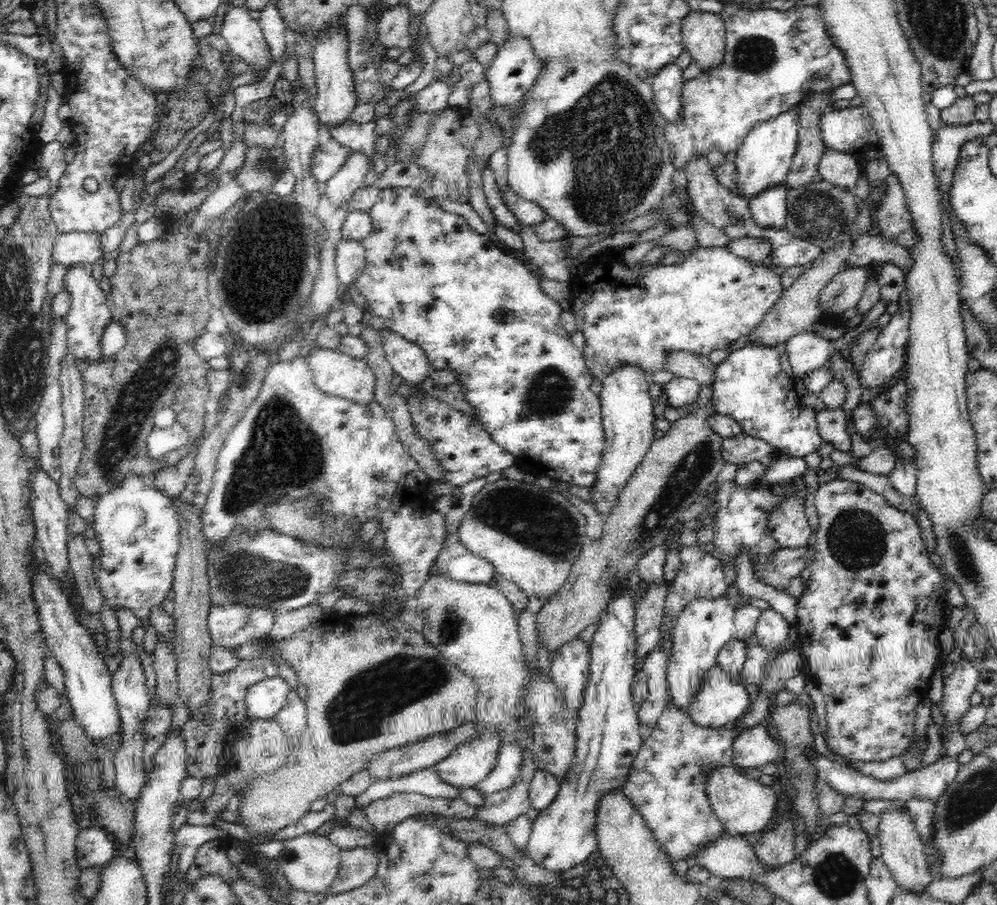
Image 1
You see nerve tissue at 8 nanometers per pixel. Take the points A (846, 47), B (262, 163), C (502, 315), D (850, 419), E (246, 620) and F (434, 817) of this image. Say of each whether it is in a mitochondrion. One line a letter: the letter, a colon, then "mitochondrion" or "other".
A: other
B: mitochondrion
C: other
D: other
E: mitochondrion
F: other

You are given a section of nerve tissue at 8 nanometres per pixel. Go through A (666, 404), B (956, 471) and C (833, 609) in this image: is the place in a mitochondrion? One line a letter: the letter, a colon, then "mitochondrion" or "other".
A: other
B: other
C: other

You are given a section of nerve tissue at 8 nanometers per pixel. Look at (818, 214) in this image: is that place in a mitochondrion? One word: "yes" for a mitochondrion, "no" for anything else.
yes

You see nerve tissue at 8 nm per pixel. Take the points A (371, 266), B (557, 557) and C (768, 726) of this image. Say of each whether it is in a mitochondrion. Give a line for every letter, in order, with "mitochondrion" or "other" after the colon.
A: other
B: mitochondrion
C: other

